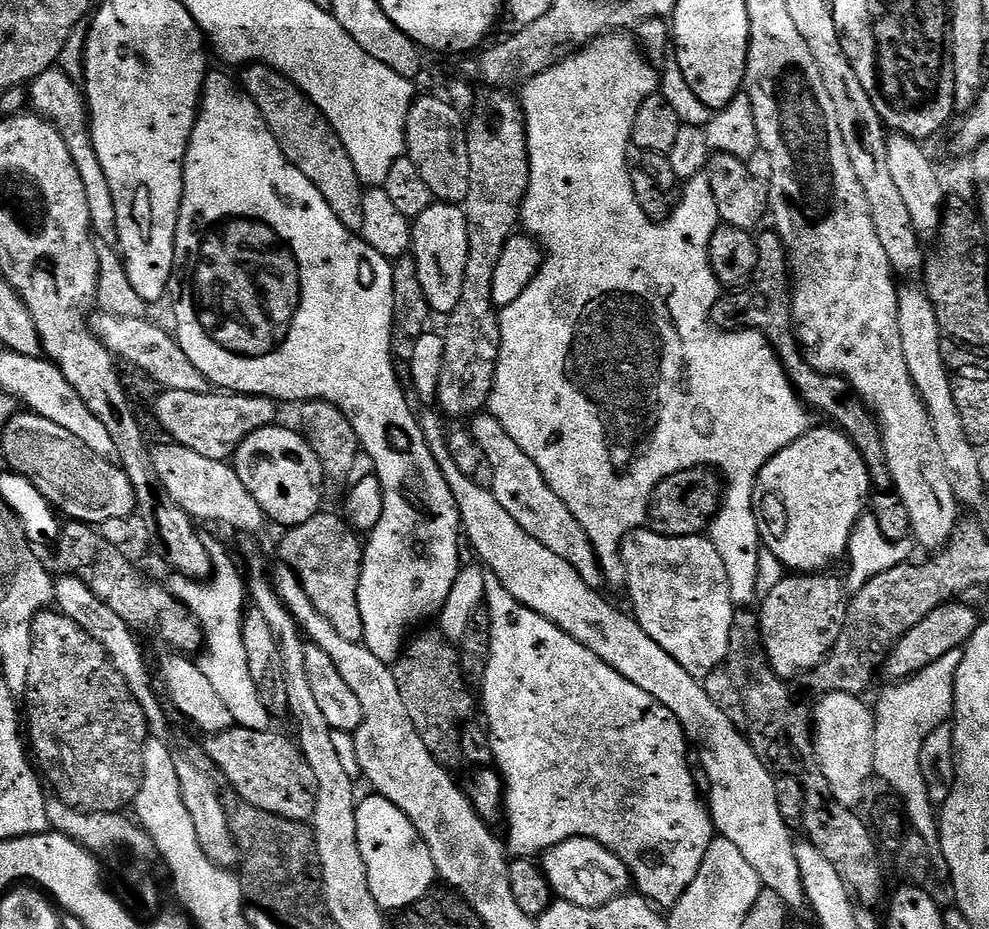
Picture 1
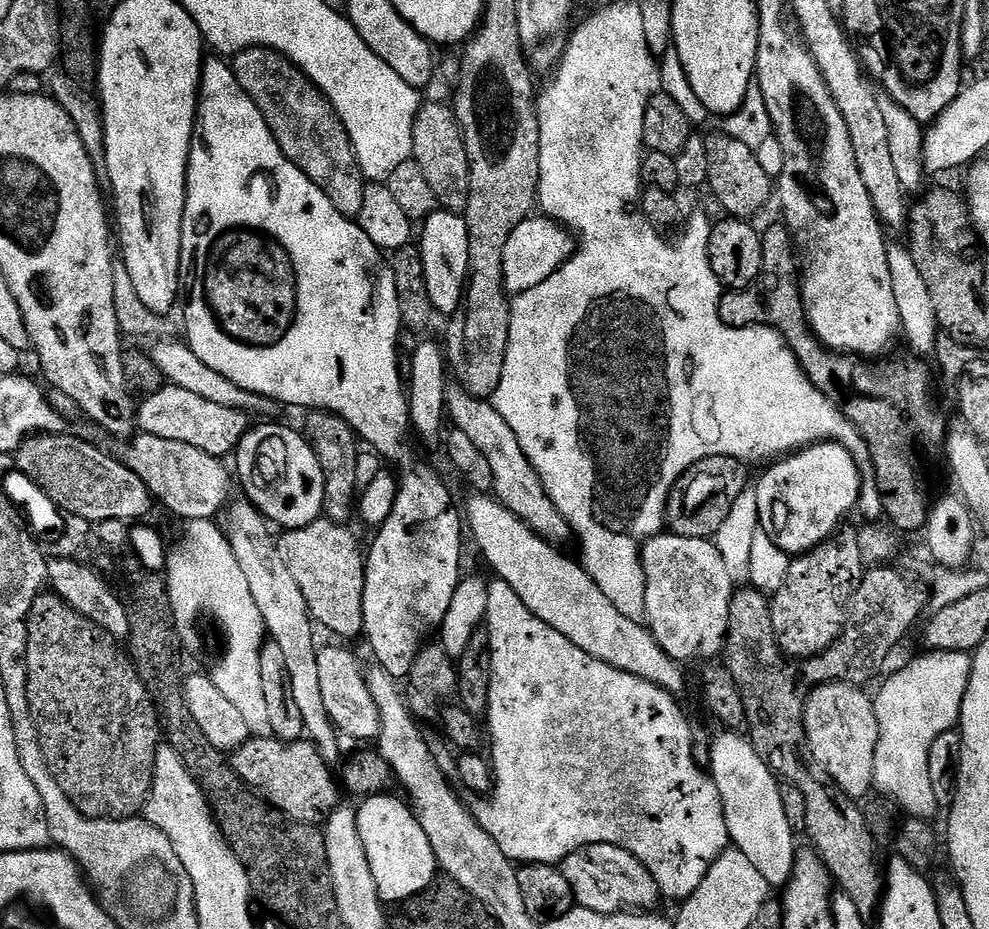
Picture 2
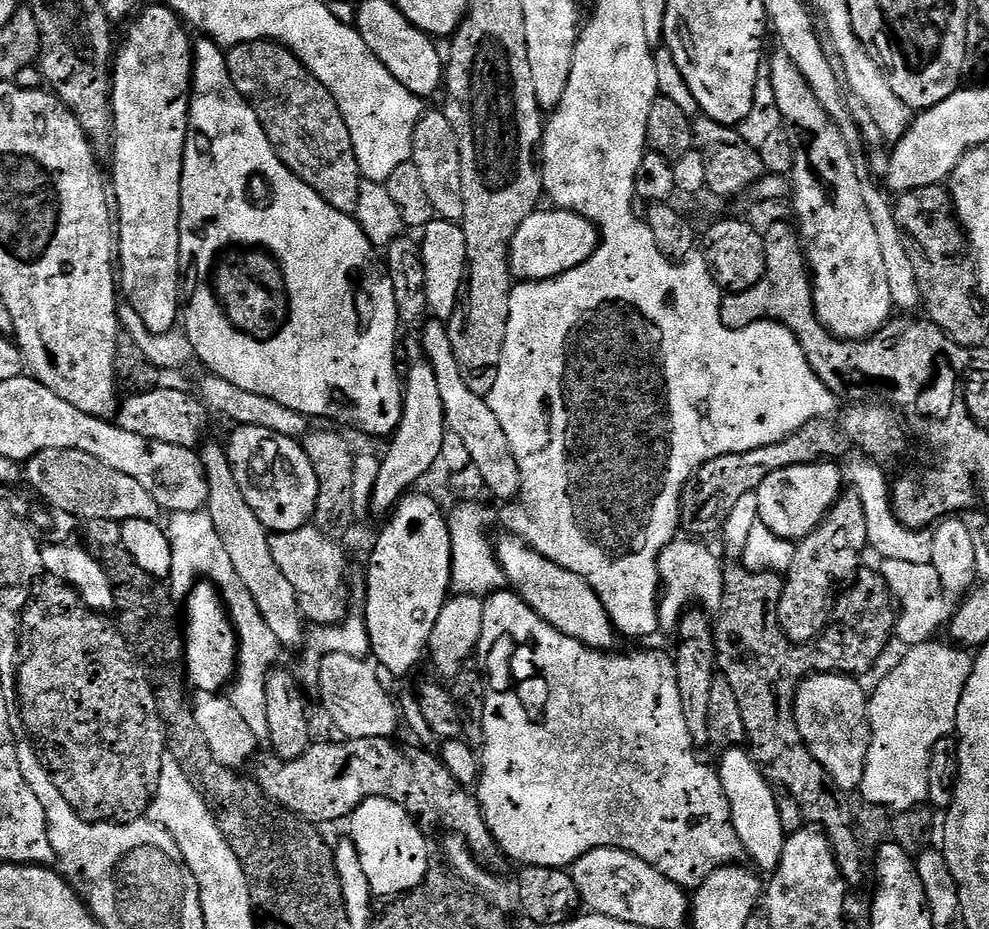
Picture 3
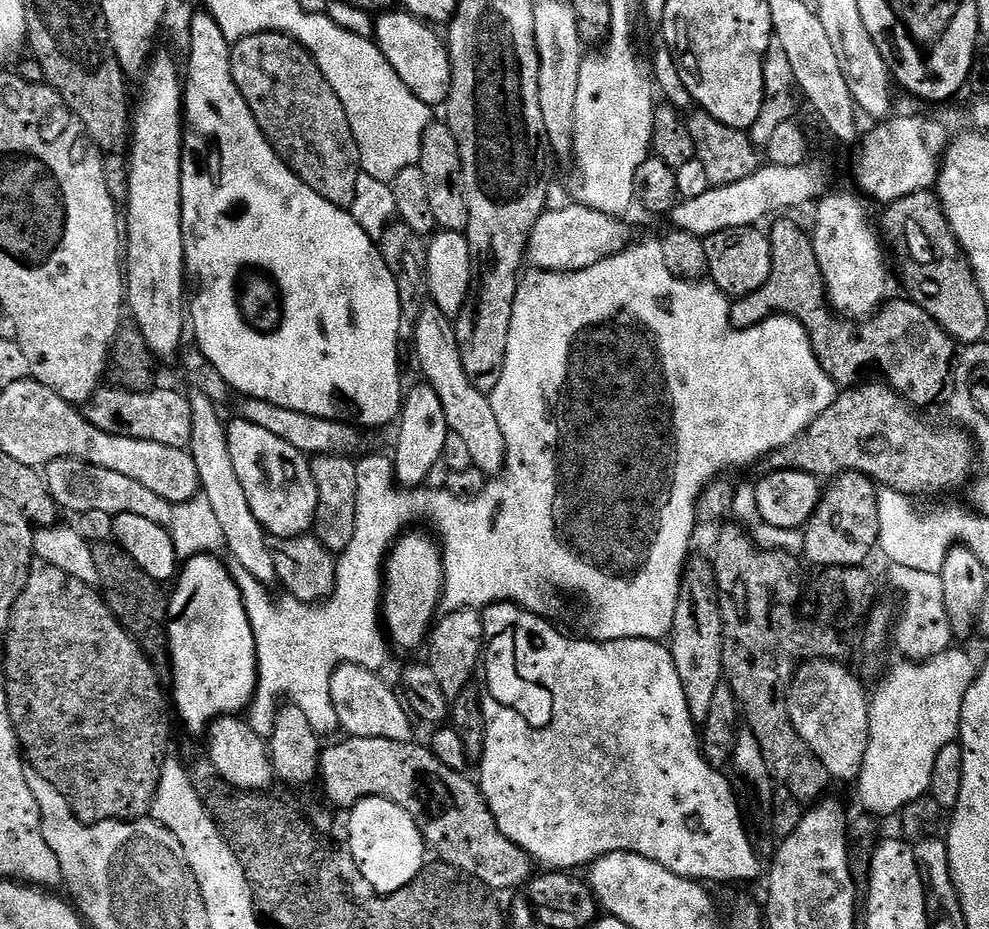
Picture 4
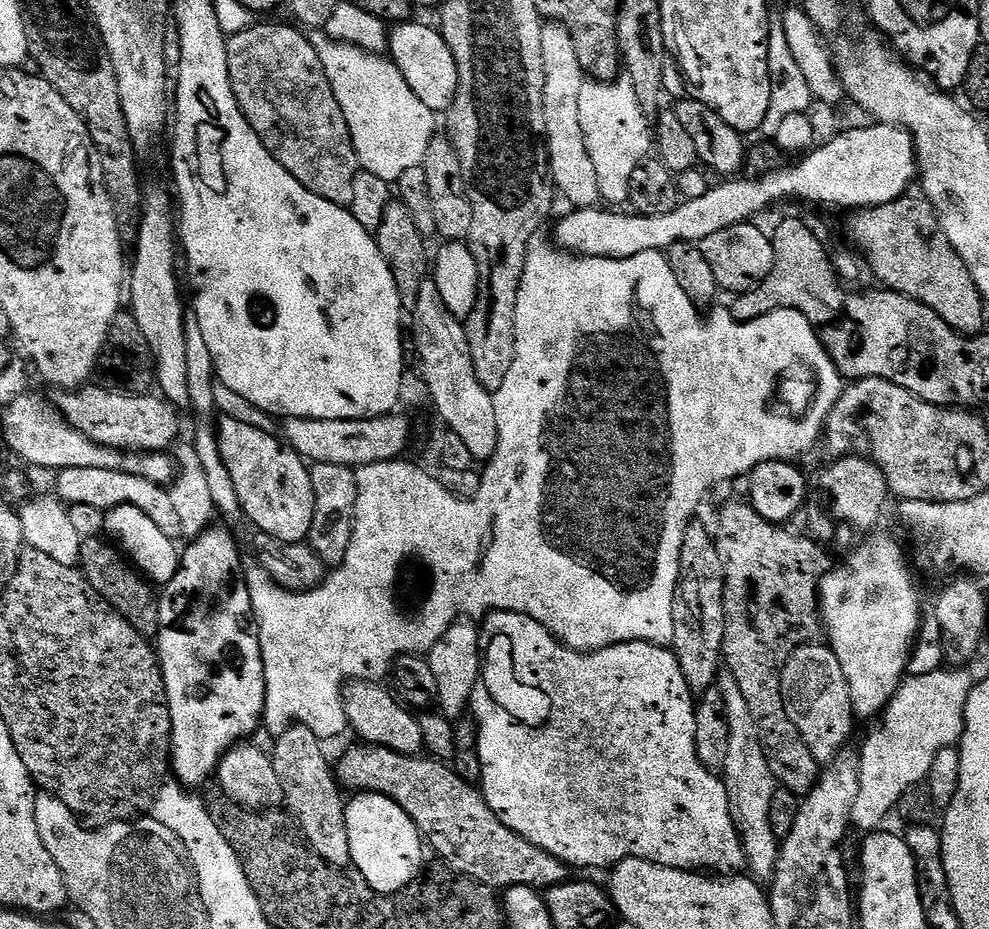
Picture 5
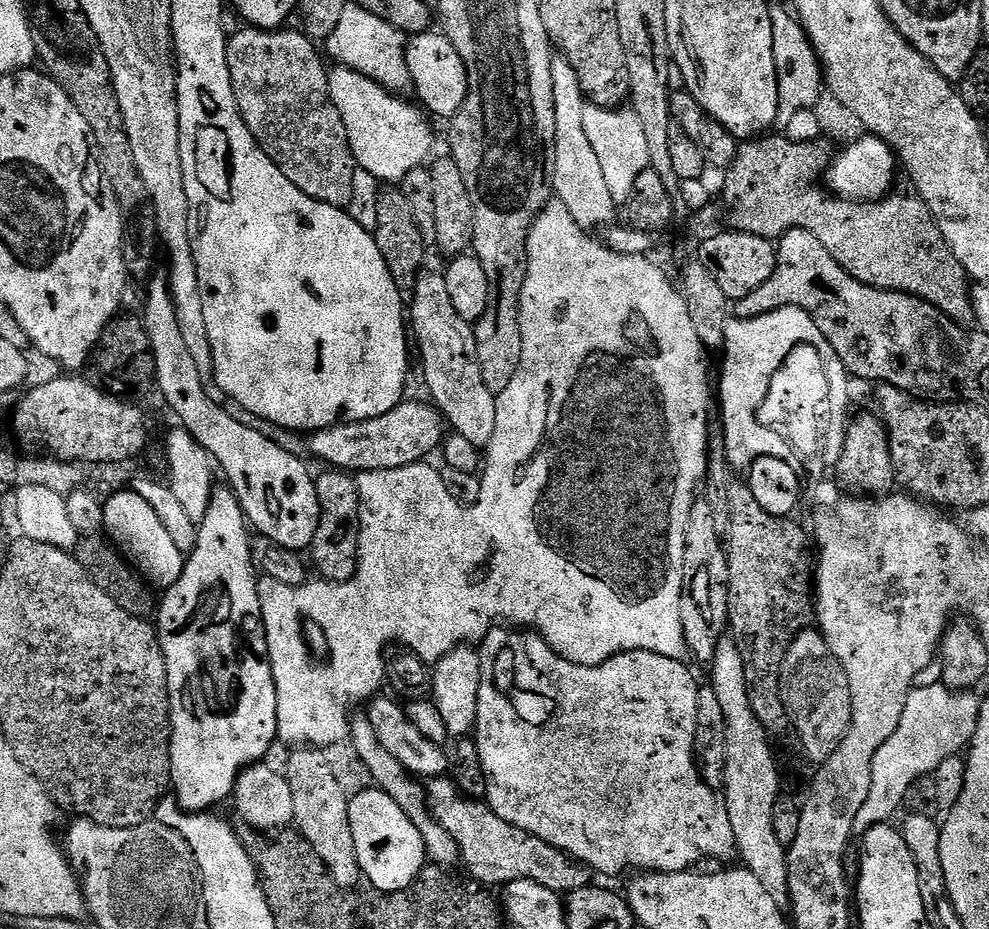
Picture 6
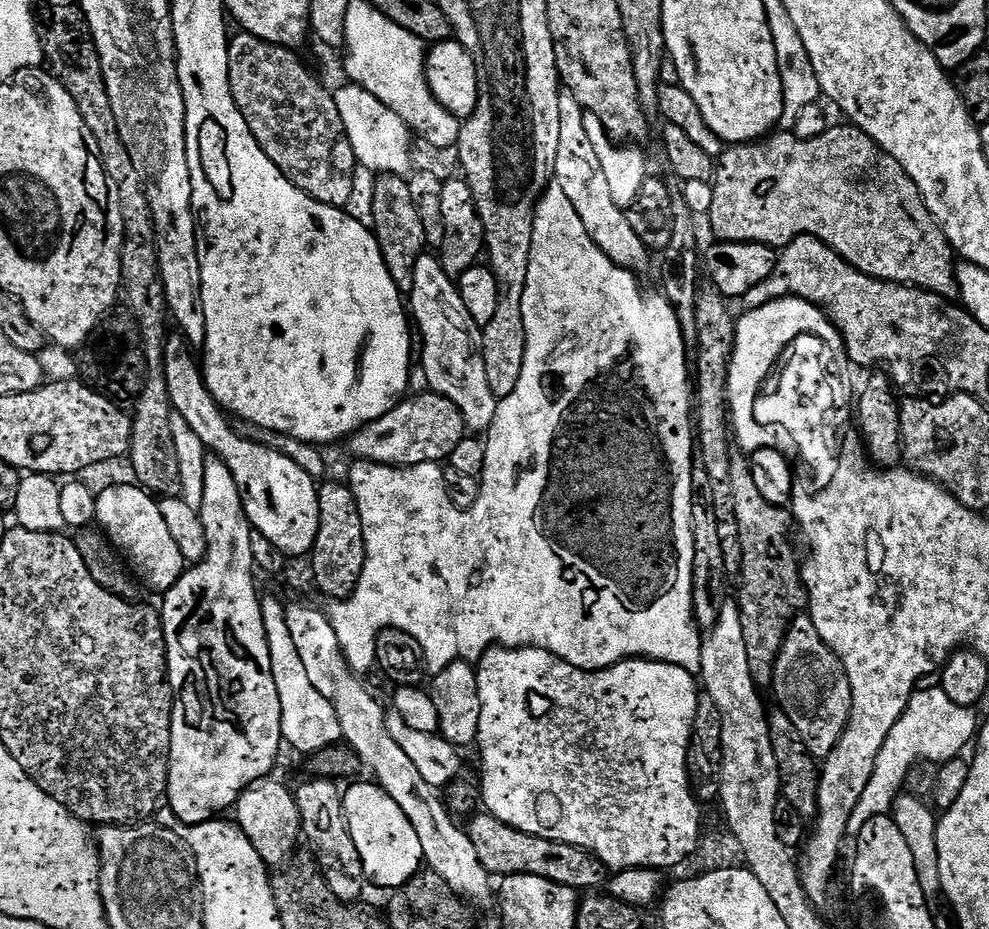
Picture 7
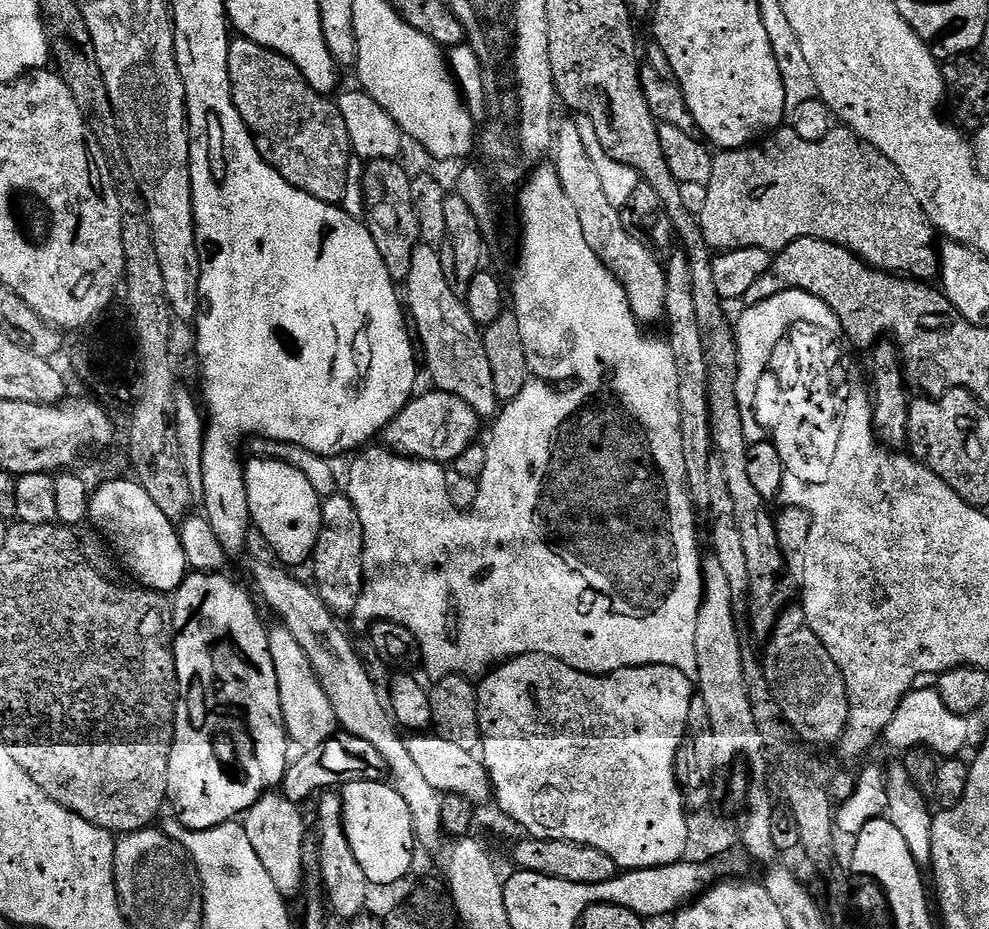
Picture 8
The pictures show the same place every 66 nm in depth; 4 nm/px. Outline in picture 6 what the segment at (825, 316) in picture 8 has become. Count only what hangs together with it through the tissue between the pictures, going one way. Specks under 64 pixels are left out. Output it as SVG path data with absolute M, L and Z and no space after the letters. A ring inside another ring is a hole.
M779 308L753 320L729 319L724 343L728 353L724 356L724 369L720 372L720 412L724 415L722 427L729 465L747 470L763 456L782 460L784 450L780 439L765 432L763 425L756 425L753 417L768 397L772 379L786 363L791 351L799 344L812 344L822 351L826 338L806 310Z

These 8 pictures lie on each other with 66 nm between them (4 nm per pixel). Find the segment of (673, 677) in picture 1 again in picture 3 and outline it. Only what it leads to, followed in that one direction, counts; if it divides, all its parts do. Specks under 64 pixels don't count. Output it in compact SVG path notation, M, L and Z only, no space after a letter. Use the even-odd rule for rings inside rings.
M505 532L495 541L497 560L504 572L507 583L527 604L548 624L560 633L579 640L588 648L611 651L618 632L598 598L597 592L584 580L583 576L568 571L534 551L524 540L510 532ZM727 749L721 756L723 758L720 764L718 763L720 781L730 802L735 832L744 846L745 855L766 872L775 871L781 862L788 837L782 830L782 822L779 819L775 789L745 749Z

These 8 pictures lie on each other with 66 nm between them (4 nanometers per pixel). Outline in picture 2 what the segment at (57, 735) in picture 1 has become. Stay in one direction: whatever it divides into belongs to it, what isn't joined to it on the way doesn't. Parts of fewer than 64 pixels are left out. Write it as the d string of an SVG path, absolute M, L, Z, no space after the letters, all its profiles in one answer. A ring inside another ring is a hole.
M55 594L40 595L28 615L28 697L30 698L30 710L34 714L38 726L40 745L44 751L46 762L50 766L58 786L62 786L66 798L70 798L74 807L89 820L127 820L135 817L143 809L148 795L152 792L156 749L162 743L160 716L156 713L156 707L150 698L147 686L137 674L136 665L126 655L125 649L107 632L102 631L82 614L78 614L62 597Z

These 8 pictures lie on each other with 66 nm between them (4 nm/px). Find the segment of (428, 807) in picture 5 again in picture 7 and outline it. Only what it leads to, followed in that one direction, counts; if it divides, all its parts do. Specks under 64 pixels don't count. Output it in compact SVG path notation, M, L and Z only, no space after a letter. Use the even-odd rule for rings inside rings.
M487 814L473 815L470 823L472 825L467 825L466 828L470 842L474 842L474 850L478 852L482 866L486 866L493 877L534 874L538 878L546 878L550 882L558 882L577 890L596 890L600 883L600 887L605 883L606 869L603 862L586 850L526 834Z

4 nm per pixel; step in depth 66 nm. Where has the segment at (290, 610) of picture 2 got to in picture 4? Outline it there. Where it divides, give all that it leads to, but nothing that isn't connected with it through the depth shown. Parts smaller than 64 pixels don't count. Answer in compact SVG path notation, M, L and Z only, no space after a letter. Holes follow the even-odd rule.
M193 391L188 396L190 402L190 442L188 451L194 458L194 466L198 466L200 475L200 492L210 500L215 511L227 551L232 551L234 559L240 563L239 567L250 573L258 582L269 586L277 583L274 570L274 558L268 549L269 537L264 528L254 518L254 510L250 510L250 502L246 499L246 490L242 490L242 481L234 470L234 461L230 458L228 449L228 430L226 420L220 417L221 409L206 395Z

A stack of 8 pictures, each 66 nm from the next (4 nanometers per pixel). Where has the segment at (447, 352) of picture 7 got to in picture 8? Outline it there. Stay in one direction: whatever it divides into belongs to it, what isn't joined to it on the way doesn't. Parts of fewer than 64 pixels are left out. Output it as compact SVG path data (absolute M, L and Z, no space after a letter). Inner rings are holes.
M421 242L414 250L414 258L410 258L406 287L406 308L422 349L423 363L424 360L428 363L426 371L431 383L441 392L462 398L462 402L469 404L477 416L495 417L498 401L494 394L494 376L490 374L490 362L486 362L484 333L481 325L470 318L467 303L461 302L450 282L446 282L442 258L433 245Z

